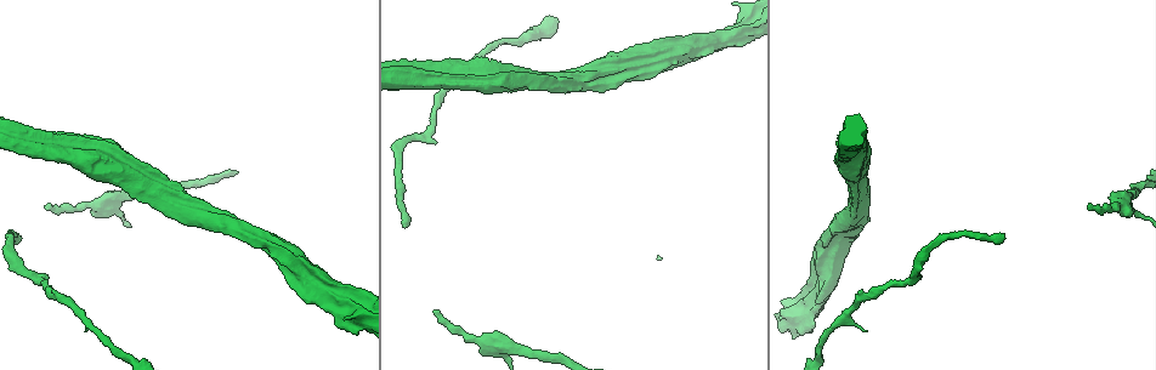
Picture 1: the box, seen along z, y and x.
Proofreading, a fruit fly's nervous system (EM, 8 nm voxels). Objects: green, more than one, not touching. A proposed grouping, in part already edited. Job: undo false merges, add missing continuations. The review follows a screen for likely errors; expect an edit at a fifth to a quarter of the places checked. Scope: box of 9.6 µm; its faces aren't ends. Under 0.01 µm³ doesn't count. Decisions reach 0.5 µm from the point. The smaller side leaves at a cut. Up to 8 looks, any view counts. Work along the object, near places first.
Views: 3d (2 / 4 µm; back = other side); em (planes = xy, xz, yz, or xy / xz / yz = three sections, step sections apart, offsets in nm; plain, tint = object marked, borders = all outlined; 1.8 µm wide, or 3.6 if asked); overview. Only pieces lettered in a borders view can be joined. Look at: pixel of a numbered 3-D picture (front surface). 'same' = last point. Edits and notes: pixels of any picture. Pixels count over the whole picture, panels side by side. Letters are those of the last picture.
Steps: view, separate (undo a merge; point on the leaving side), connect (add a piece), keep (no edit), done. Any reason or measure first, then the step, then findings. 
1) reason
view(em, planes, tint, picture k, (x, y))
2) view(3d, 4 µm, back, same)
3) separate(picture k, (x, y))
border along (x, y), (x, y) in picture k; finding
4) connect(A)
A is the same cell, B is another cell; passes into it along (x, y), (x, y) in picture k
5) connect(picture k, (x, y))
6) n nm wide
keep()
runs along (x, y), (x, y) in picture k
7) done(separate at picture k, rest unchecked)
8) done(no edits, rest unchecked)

thick turns thin
view(em, planes, plain, picture 1, (312, 279))

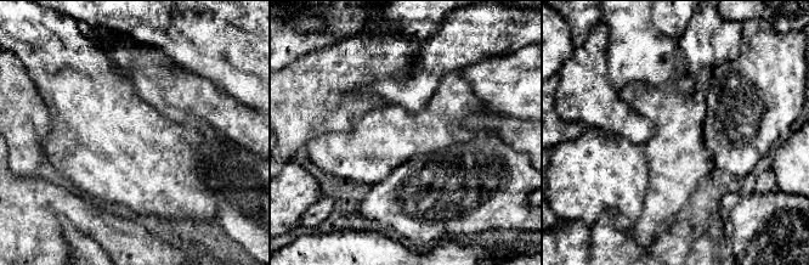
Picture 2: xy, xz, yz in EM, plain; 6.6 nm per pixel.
with the object marked
view(em, planes, tint, same)

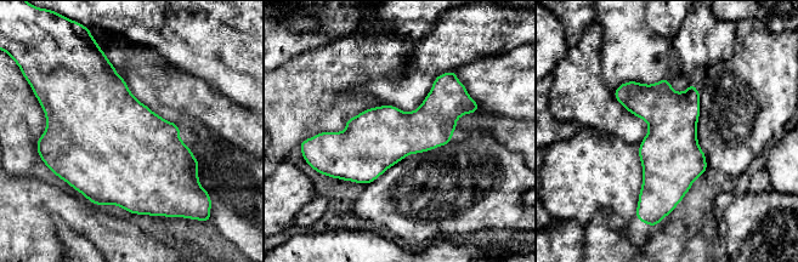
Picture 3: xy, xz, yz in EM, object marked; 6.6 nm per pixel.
what lies round it
view(em, planes, borders, same)

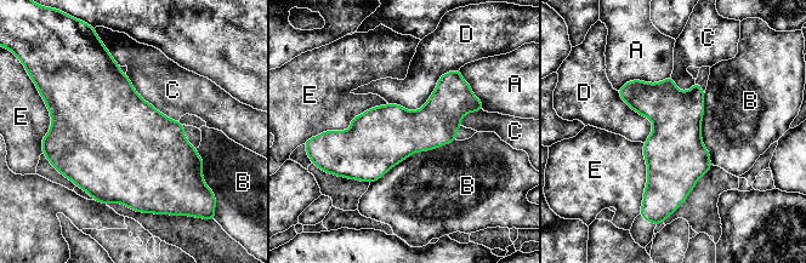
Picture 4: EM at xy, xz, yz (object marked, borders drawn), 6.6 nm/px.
keep()
A, B, C, D and E are other cells; border along (455, 139), (412, 153), (370, 183) in picture 4; one cell here

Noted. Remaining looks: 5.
branch stops here
view(3d, 4 µm, back, picture 1, (46, 206))

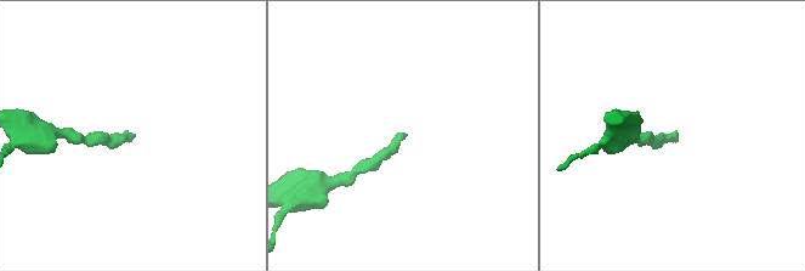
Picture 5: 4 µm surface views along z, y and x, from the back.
view(em, planes, tint, picture 5, (133, 136))

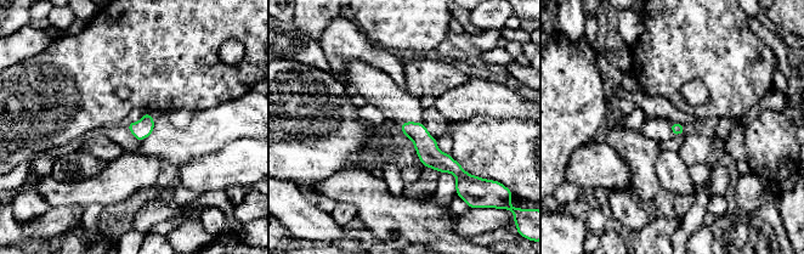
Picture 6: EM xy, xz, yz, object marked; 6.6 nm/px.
view(em, planes, borders, same)

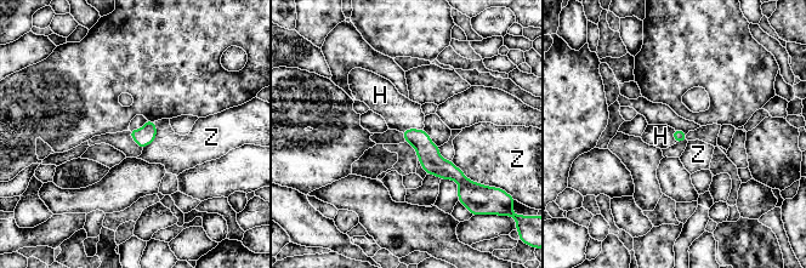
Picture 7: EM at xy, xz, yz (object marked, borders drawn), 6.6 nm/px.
connect(picture 7, (399, 113))
H is the same cell, Z is another cell; passes into it along (427, 152), (412, 129), (399, 113) in picture 7; it goes on there

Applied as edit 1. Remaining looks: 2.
thin end
view(em, planes, borders, picture 1, (17, 241))

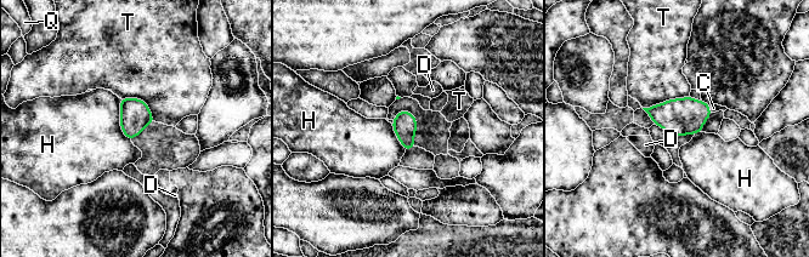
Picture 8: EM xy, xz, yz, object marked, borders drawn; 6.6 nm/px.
connect(picture 8, (713, 108))
C is the same cell, D, H, Q and T are other cells; the cell continues

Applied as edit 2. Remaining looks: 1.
done(connect at picture 7, connect at picture 8, rest unchecked)

